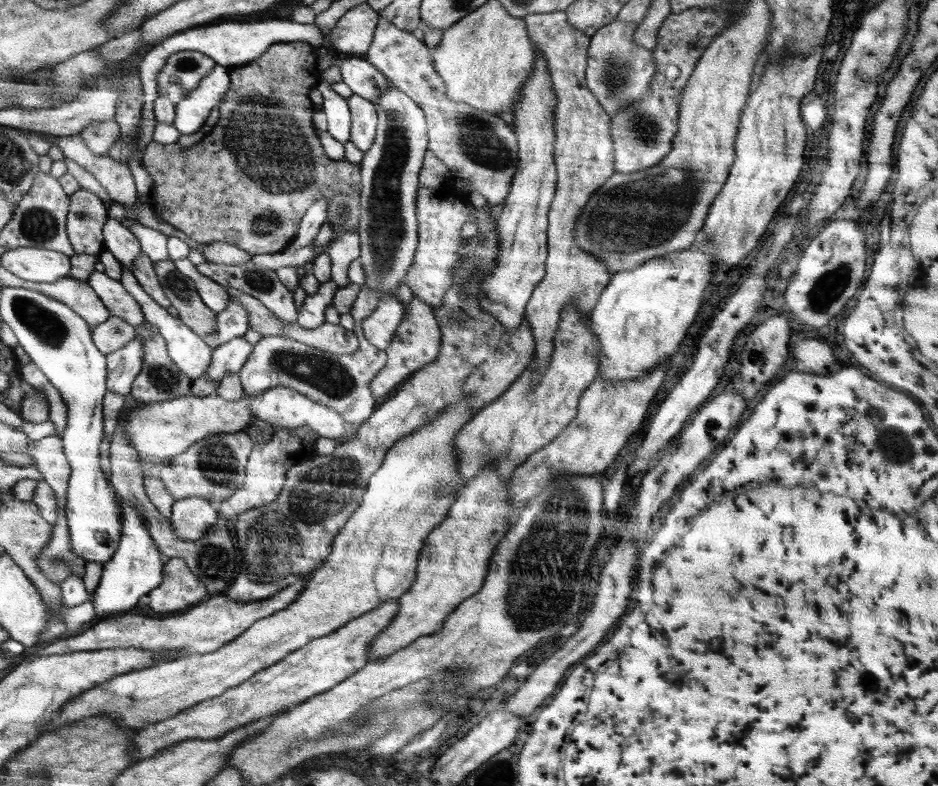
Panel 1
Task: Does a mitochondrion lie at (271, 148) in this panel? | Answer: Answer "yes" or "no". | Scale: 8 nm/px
yes

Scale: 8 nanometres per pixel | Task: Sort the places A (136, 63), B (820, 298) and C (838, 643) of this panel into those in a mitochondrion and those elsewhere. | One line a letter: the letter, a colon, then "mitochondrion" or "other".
A: other
B: mitochondrion
C: other

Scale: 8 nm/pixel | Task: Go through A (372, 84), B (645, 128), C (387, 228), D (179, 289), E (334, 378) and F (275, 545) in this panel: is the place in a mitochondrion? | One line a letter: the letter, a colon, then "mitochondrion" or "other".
A: mitochondrion
B: mitochondrion
C: mitochondrion
D: mitochondrion
E: mitochondrion
F: mitochondrion

